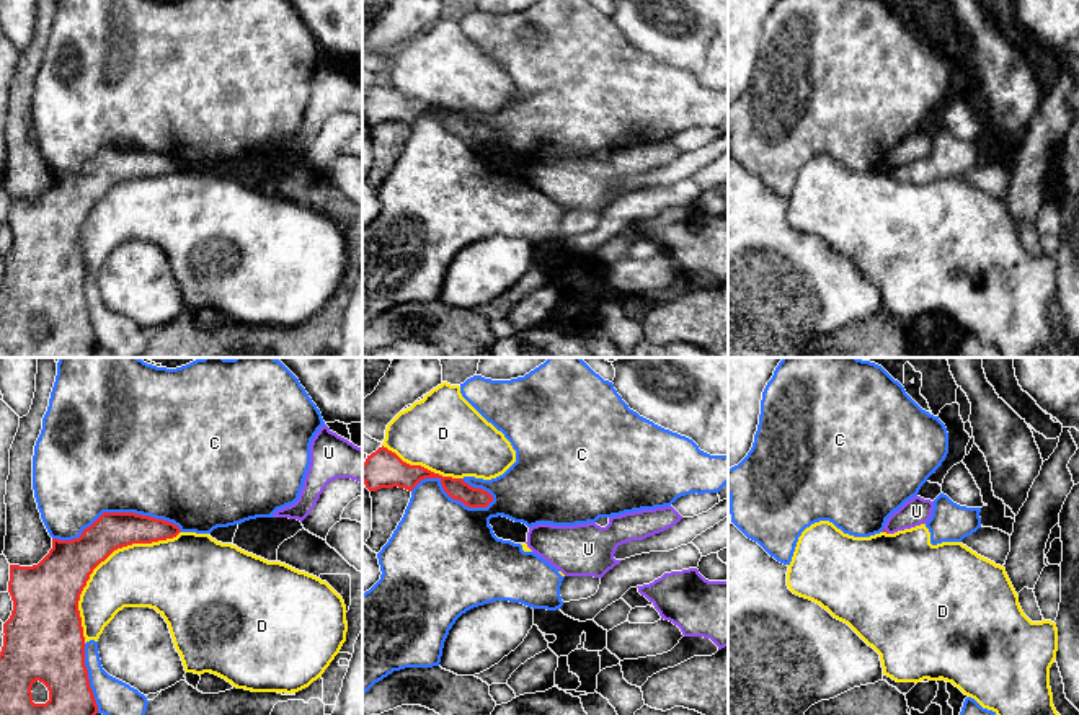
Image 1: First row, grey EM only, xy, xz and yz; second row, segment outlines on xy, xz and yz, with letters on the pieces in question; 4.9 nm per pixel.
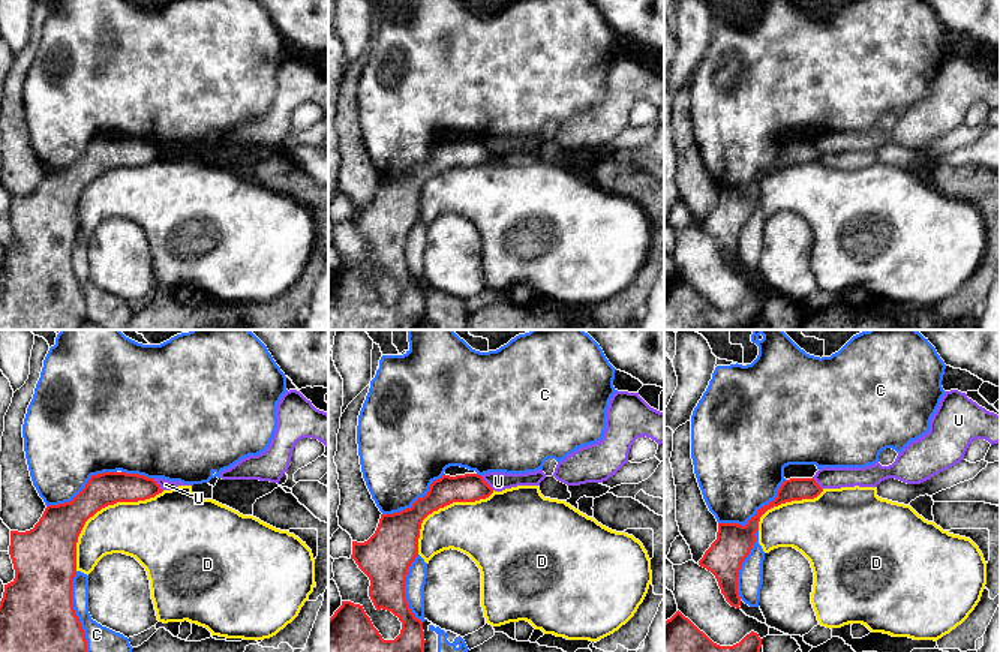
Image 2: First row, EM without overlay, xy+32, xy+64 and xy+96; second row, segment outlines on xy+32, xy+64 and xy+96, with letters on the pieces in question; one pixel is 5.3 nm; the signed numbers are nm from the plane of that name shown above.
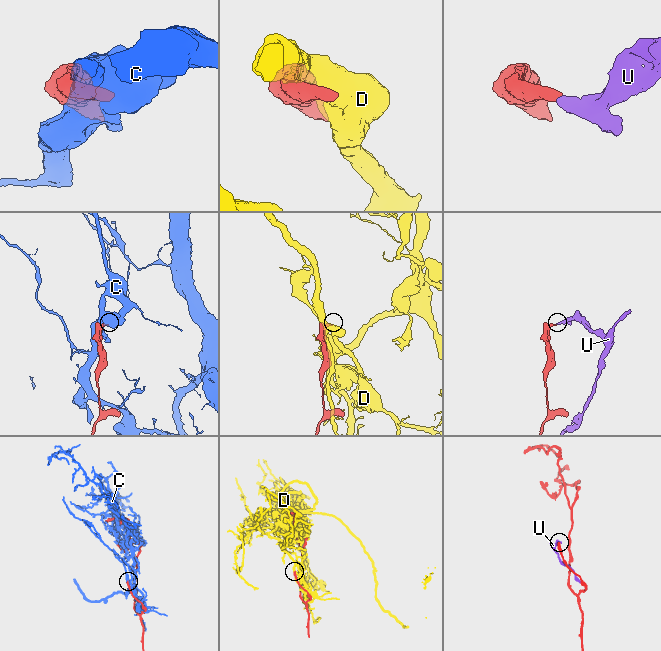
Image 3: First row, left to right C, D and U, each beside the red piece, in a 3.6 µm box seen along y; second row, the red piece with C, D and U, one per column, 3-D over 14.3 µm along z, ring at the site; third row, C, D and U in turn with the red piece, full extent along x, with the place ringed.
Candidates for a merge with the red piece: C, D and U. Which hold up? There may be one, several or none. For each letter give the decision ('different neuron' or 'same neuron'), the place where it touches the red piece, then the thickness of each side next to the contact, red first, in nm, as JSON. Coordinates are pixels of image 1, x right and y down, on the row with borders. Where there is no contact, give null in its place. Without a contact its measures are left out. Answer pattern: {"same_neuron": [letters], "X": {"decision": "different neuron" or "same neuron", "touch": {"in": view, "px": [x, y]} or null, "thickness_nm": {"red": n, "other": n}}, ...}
{"same_neuron": [], "C": {"decision": "different neuron", "touch": {"in": "xy", "px": [116, 513]}, "thickness_nm": {"red": 190, "other": 500}}, "D": {"decision": "different neuron", "touch": {"in": "xy", "px": [100, 562]}, "thickness_nm": {"red": 260, "other": 320}}, "U": {"decision": "different neuron", "touch": {"in": "yz", "px": [885, 531]}, "thickness_nm": {"red": 20, "other": 140}}}

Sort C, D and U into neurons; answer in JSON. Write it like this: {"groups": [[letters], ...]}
{"groups": [["C"], ["D"], ["U"]]}

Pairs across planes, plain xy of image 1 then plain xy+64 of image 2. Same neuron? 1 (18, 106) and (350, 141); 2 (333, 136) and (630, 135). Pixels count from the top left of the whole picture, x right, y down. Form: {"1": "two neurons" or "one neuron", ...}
{"1": "one neuron", "2": "two neurons"}

